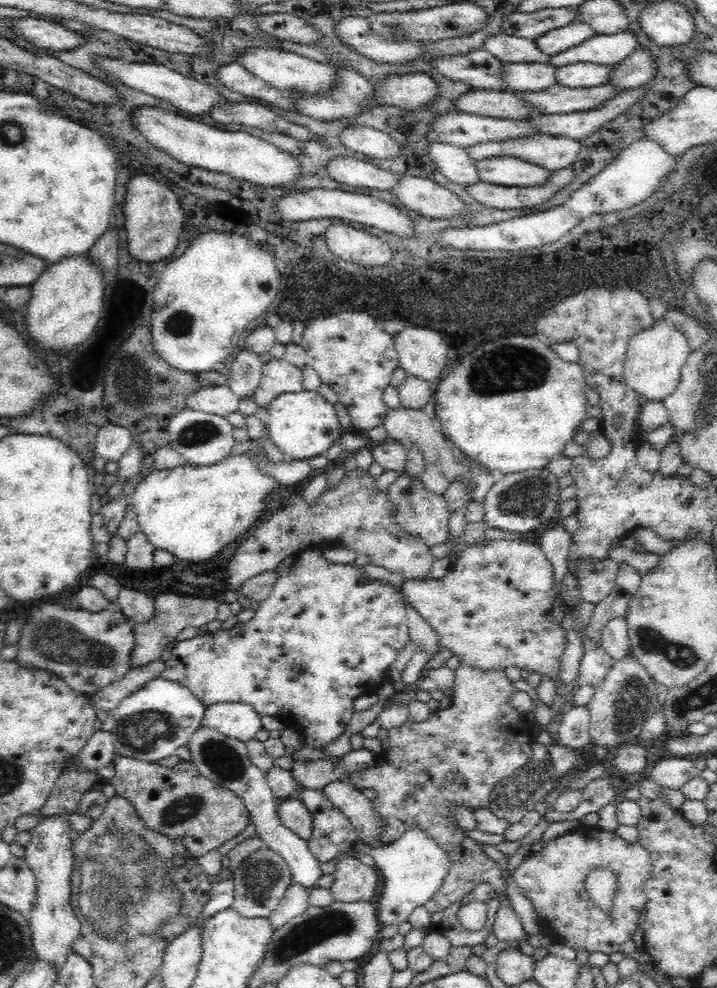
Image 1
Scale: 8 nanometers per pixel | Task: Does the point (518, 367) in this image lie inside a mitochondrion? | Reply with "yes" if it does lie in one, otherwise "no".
yes

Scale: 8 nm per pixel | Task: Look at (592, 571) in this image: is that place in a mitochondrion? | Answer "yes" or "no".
yes

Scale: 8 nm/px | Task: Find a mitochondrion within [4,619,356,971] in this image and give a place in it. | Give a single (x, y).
(118, 874)

